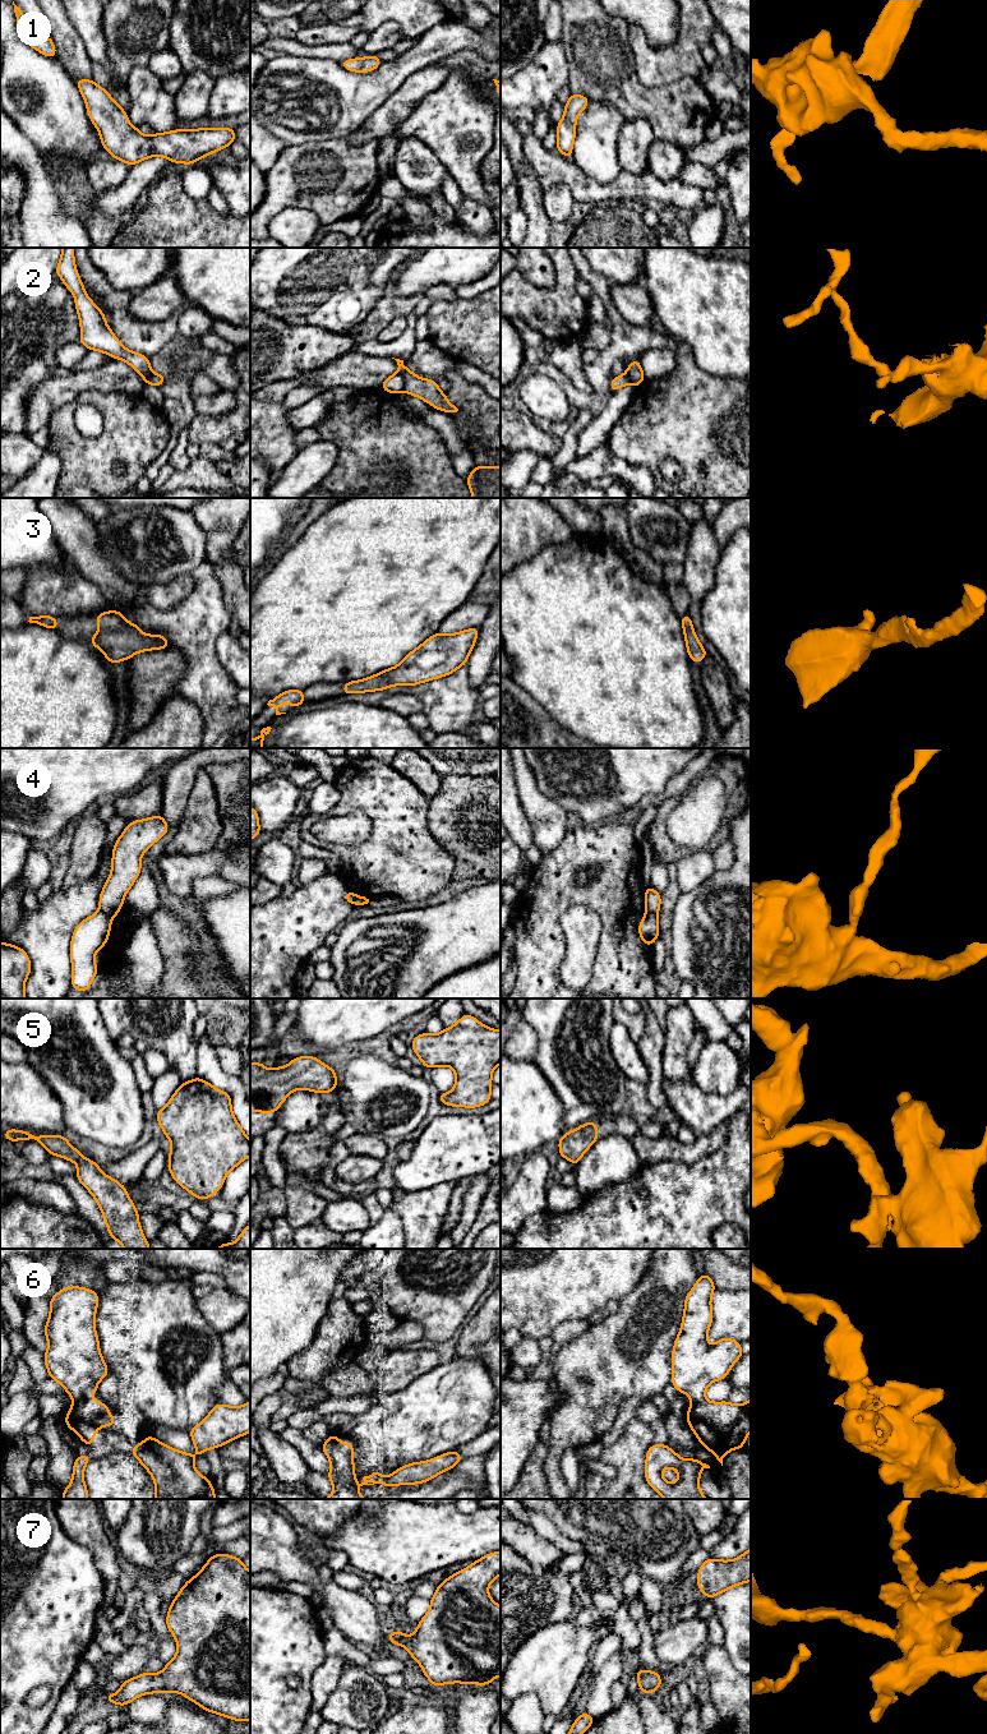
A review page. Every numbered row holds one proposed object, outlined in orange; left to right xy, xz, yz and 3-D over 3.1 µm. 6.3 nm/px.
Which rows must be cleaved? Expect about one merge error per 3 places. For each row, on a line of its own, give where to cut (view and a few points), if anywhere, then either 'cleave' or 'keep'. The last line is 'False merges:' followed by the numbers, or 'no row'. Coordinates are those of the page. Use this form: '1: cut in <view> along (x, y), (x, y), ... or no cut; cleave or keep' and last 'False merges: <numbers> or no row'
1: no cut; keep
2: cut in xz along (397, 372), (404, 379), (404, 390); cleave
3: no cut; keep
4: cut in xy along (100, 909), (111, 917); cleave
5: no cut; keep
6: no cut; keep
7: no cut; keep
False merges: 2, 4

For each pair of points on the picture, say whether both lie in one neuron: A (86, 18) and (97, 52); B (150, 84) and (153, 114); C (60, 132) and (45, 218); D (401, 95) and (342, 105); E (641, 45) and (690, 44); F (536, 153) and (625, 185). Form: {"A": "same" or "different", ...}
{"A": "same", "B": "same", "C": "different", "D": "different", "E": "same", "F": "same"}

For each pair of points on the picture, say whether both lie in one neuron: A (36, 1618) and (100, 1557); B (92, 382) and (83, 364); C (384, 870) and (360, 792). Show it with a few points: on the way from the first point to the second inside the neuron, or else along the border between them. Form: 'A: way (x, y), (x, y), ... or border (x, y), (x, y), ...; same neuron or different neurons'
A: border (73, 1541), (90, 1550), (105, 1580); different neurons
B: border (113, 358), (98, 367), (74, 372); different neurons
C: way (384, 851), (384, 816), (379, 811); same neuron

